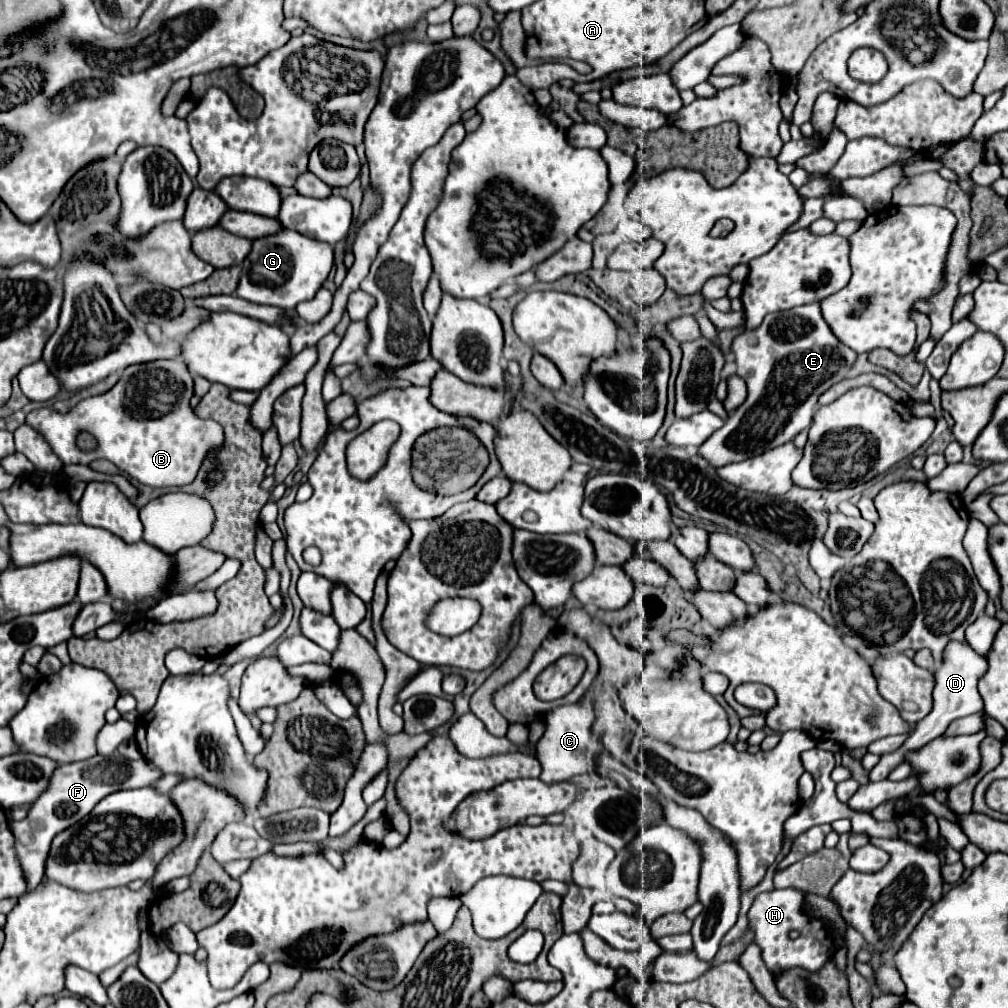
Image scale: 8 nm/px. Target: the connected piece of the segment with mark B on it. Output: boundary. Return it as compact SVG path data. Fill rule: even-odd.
M154 360L144 364L134 364L126 368L118 380L118 384L108 390L106 394L92 396L86 400L80 400L70 412L60 414L52 408L40 408L32 410L26 416L26 424L32 426L36 432L42 434L42 438L50 444L52 452L62 460L62 464L90 464L92 460L106 458L114 462L122 472L130 474L140 484L156 486L156 488L168 488L168 486L186 486L192 484L196 478L204 458L212 450L220 450L224 444L224 430L214 420L200 420L194 416L190 408L192 398L192 376L186 372L186 366L180 364L180 360ZM80 432L88 432L96 438L96 448L86 452L80 450L76 444L76 436Z

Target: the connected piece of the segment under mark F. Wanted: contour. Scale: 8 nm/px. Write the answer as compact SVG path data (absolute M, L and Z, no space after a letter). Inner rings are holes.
M114 752L112 756L92 756L82 762L60 764L54 770L46 790L30 806L26 818L20 822L10 822L16 858L20 860L20 868L26 876L26 892L32 892L40 884L42 868L50 852L50 842L62 828L68 828L70 824L76 824L78 820L88 816L90 810L110 792L142 788L156 782L160 776L162 774L158 774L158 768L154 768L154 764L150 764L148 760L128 760L118 752Z

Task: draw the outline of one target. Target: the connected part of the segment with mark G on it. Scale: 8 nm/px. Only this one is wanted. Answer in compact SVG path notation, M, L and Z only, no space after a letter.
M282 228L278 234L270 234L252 242L252 250L242 262L242 276L236 296L256 304L294 310L296 304L316 296L332 270L332 260L334 256L330 244Z

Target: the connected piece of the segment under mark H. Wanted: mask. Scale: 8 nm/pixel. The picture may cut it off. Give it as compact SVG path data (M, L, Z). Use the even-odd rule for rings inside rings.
M792 888L760 894L748 912L748 920L750 928L756 934L754 942L760 944L762 958L770 972L780 972L794 966L802 966L810 972L816 972L834 954L834 942L826 932L826 924L804 914L804 896ZM790 930L798 930L800 936L796 940L790 940Z

